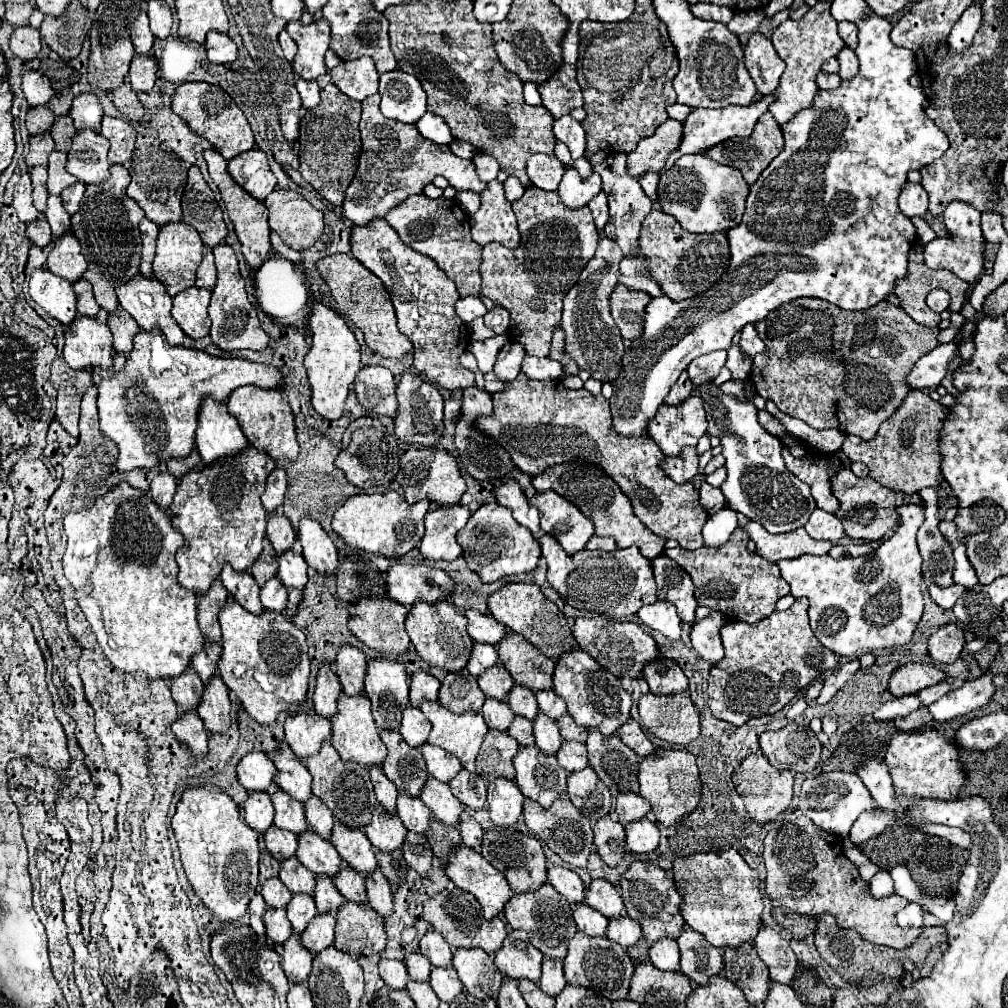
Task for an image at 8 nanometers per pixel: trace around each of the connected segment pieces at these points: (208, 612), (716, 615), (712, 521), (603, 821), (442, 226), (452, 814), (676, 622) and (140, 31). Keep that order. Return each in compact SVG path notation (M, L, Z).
M216 579L206 593L198 597L198 623L200 631L208 641L220 641L220 625L218 625L218 611L224 607L228 593L220 579Z
M712 611L708 617L696 621L690 631L690 641L694 649L702 655L702 659L712 665L724 657L724 647L720 639L720 629L726 625L726 617L720 611Z
M720 509L718 513L714 513L712 517L708 517L706 525L704 525L704 545L716 545L720 547L722 543L728 541L728 537L732 535L732 531L736 529L736 511L732 509Z
M600 817L594 825L594 845L604 859L606 865L616 867L626 851L624 841L624 825L618 821L612 821L612 817Z
M424 193L412 195L394 207L386 215L386 221L396 229L396 233L406 245L438 263L438 267L456 283L460 297L480 293L478 267L482 261L482 247L472 241L468 213L464 213L454 199L428 199Z
M428 779L420 791L420 799L428 805L434 819L456 827L456 821L462 815L462 803L452 795L448 783Z
M656 601L654 605L644 605L638 611L638 617L644 625L660 631L668 639L680 639L682 621L676 613L676 607L670 601Z
M144 9L140 11L140 15L136 17L136 21L134 21L132 29L130 29L130 39L134 43L136 53L150 53L150 49L154 45L154 35L152 35L152 31L148 27L148 15L146 15Z

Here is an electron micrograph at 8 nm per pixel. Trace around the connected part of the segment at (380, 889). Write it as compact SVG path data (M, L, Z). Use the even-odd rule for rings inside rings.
M380 867L376 869L376 873L368 875L364 881L366 881L368 903L372 905L372 909L376 909L376 913L380 915L380 919L388 917L388 915L394 911L394 905L392 905L392 891L390 891L388 879L380 873Z

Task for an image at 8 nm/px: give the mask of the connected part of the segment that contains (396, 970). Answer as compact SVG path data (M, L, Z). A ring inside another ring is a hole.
M382 957L378 961L378 967L380 967L380 977L384 979L386 985L390 985L392 989L404 989L404 985L408 983L408 971L402 961L392 961Z

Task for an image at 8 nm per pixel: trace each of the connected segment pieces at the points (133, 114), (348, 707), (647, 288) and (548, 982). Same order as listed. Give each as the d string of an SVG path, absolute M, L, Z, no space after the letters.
M124 79L122 85L112 91L112 95L114 95L114 105L116 105L116 109L118 109L126 119L130 119L130 121L140 121L140 119L142 119L142 115L144 115L142 103L138 101L136 93L132 91L128 79Z
M340 693L338 695L338 713L330 721L332 721L332 739L330 741L344 761L356 761L358 765L366 765L366 767L384 763L386 745L382 743L382 739L378 735L378 727L370 713L370 701L364 693L352 695L352 697L346 693Z
M636 275L636 277L620 277L618 281L624 283L626 287L632 287L632 289L636 289L636 291L644 291L644 293L648 293L648 295L662 295L662 291L660 291L660 287L656 285L656 281L646 279L646 277L640 277L640 275Z
M544 957L544 961L542 961L542 977L540 977L538 985L546 995L552 995L552 997L556 993L560 993L560 989L564 989L566 979L564 979L564 969L562 969L560 959Z

